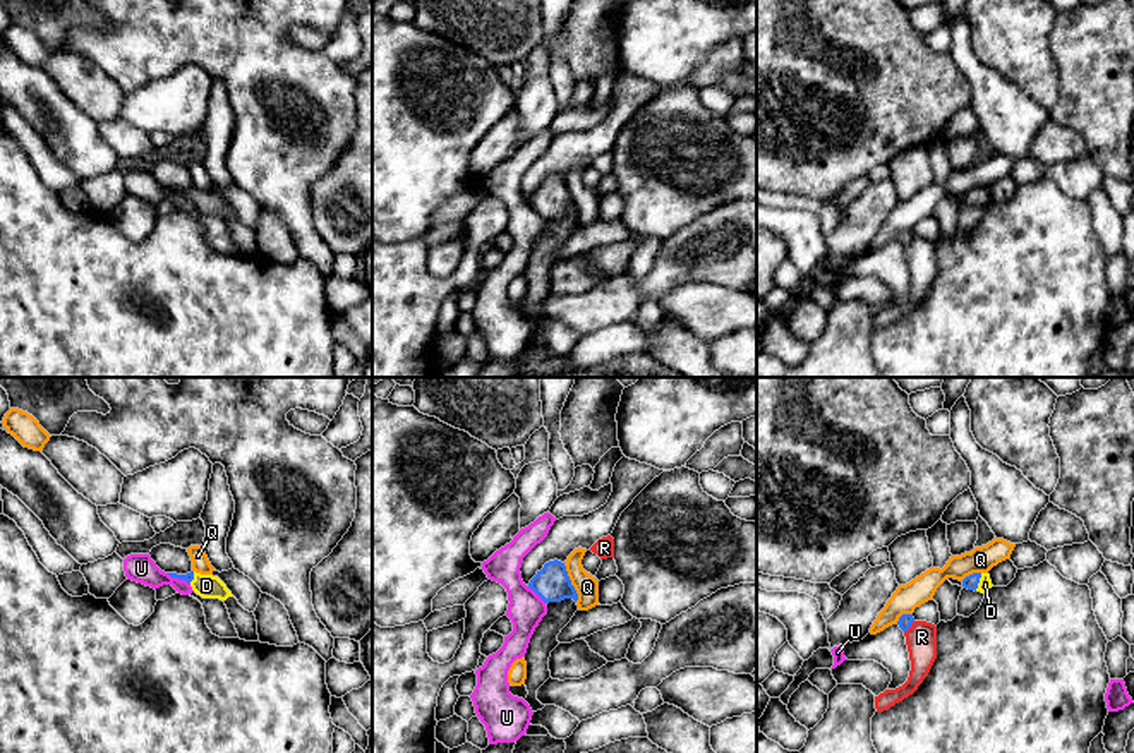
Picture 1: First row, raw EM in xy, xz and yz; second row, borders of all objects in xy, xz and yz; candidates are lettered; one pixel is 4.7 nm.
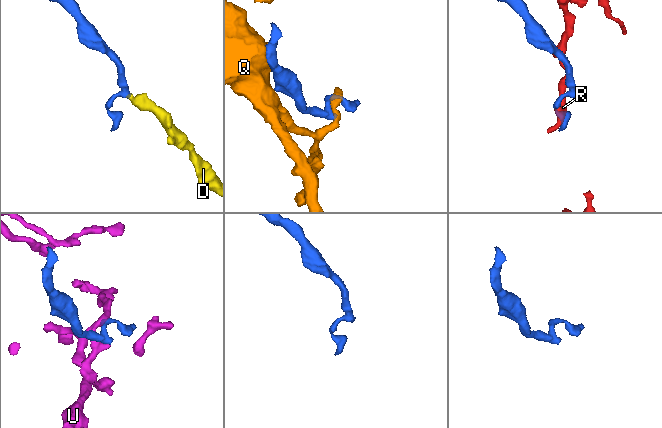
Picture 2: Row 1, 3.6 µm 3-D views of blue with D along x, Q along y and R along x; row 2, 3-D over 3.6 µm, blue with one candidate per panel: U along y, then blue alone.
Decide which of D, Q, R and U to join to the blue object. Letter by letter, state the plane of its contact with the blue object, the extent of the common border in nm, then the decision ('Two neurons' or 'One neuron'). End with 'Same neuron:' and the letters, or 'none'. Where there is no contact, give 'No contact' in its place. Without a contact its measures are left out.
D: Touches blue in yz. Shared border 90 nm. One neuron
Q: Touches blue in xz. Shared border 200 nm. Two neurons
R: Touches blue in yz. Shared border 80 nm. Two neurons
U: Touches blue in xz. Shared border 120 nm. Two neurons
Same neuron: D

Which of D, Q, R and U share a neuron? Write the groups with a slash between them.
D / Q / R / U

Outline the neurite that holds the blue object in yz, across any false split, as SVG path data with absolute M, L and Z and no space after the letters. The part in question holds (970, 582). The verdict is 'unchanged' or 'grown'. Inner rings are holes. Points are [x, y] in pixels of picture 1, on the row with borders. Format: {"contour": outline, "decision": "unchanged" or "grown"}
{"contour": "M973 573L962 580L962 587L968 590L988 593L993 585L988 573Z", "decision": "grown"}

